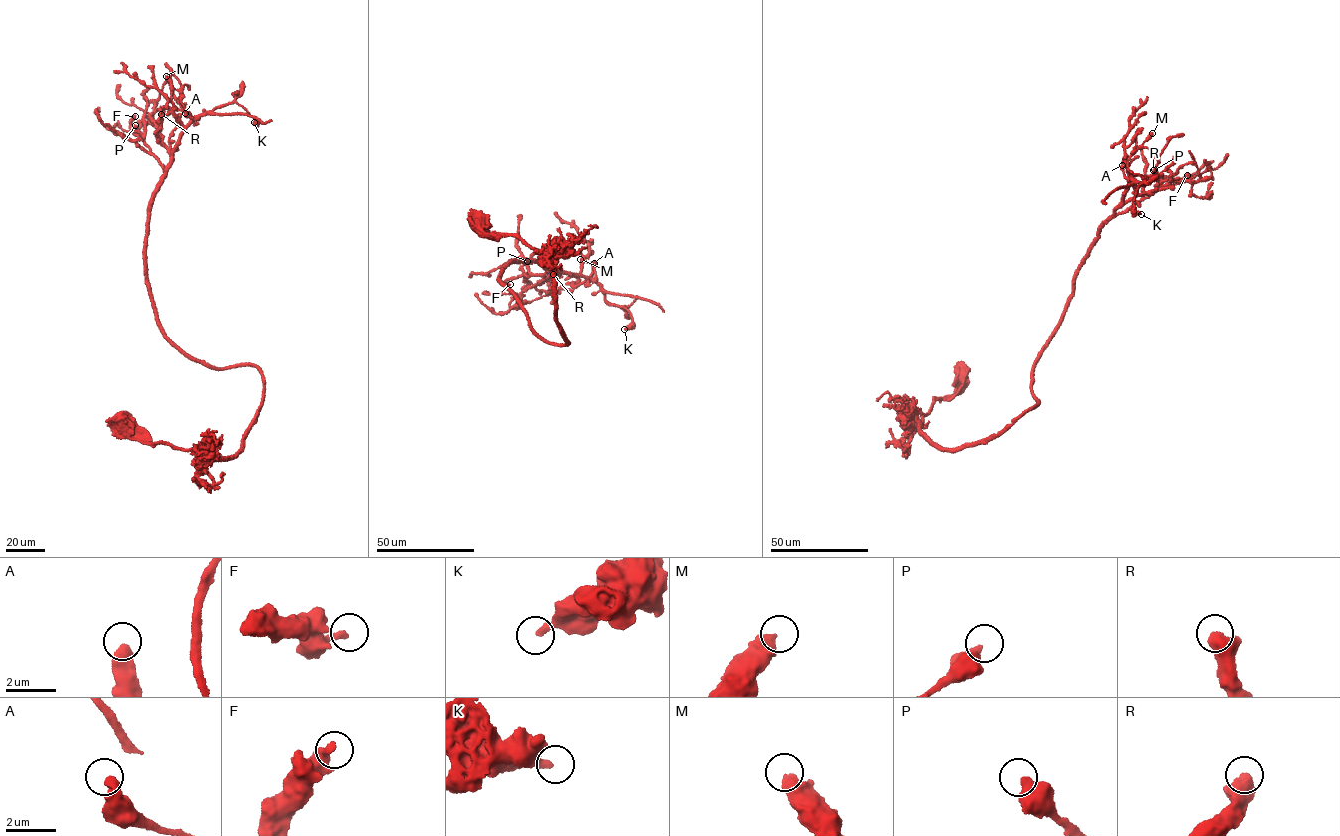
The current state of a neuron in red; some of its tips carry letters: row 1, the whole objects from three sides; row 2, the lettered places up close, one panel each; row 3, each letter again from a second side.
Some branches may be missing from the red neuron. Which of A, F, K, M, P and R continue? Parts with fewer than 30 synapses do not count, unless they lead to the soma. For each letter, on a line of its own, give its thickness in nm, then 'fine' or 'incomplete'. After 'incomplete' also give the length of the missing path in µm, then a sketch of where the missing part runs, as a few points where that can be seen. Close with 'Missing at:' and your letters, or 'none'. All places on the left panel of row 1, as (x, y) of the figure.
A: 400 nm thick; fine
F: 240 nm thick; fine
K: 280 nm thick; fine
M: 500 nm thick; fine
P: 500 nm thick; fine
R: 650 nm thick; fine
Missing at: none

